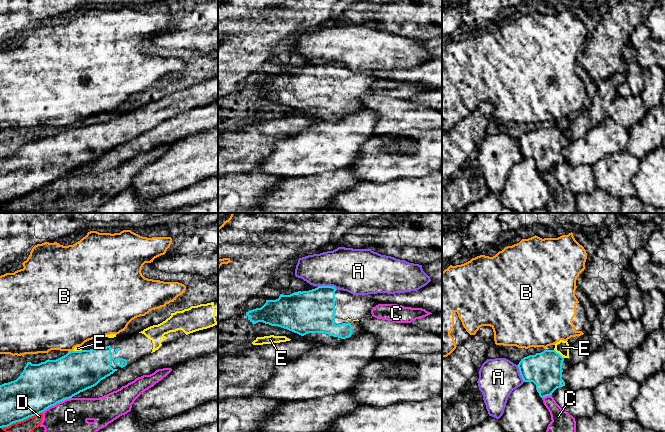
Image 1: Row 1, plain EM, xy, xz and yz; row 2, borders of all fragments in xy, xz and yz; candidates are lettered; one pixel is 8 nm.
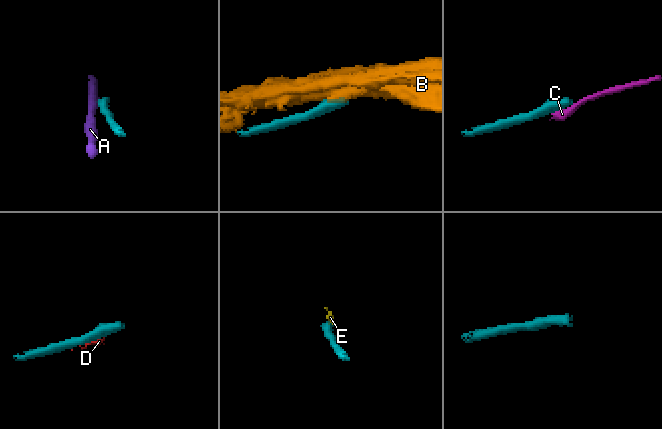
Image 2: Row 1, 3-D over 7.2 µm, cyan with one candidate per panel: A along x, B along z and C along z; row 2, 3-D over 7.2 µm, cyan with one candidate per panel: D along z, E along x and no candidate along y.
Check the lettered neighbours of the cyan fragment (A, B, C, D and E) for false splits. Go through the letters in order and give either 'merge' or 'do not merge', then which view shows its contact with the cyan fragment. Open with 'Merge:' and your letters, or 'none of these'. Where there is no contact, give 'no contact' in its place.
Merge: E
A: do not merge | xz
B: do not merge | xy
C: do not merge | xy
D: do not merge | xy
E: merge | yz

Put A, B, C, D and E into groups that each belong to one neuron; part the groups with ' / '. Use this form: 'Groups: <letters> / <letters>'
Groups: A / B / C D / E

